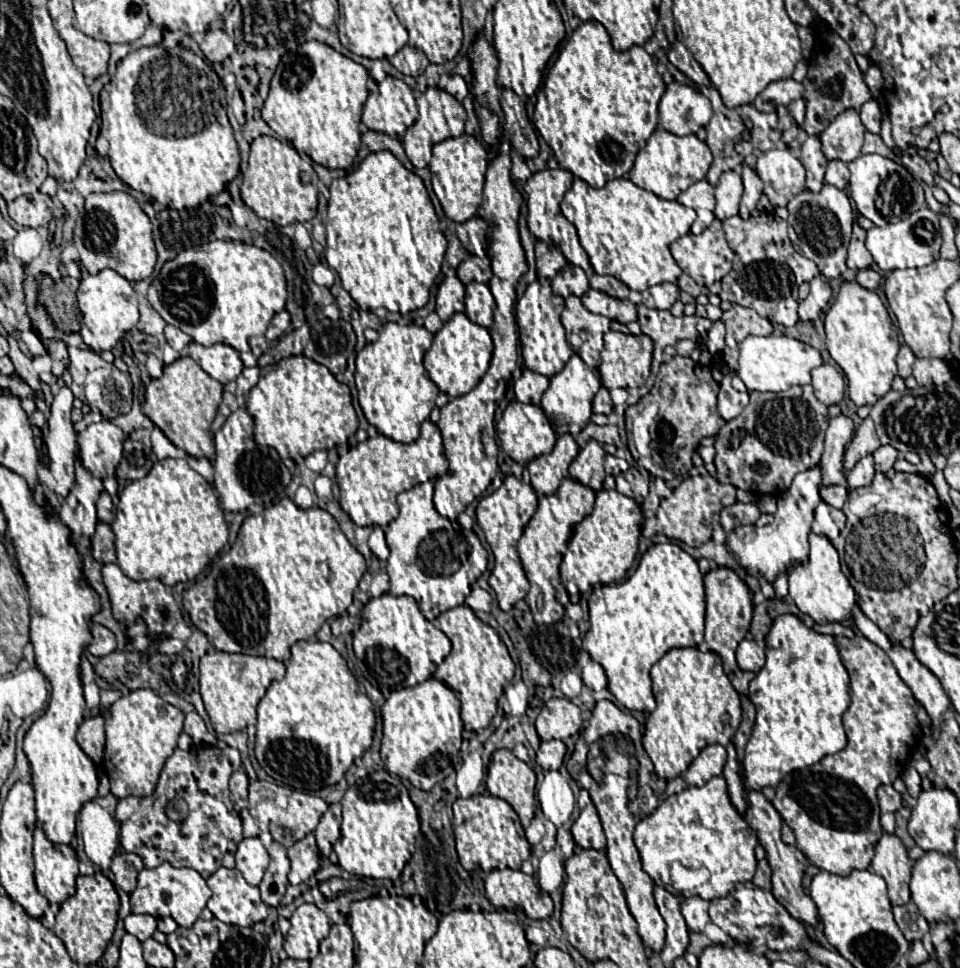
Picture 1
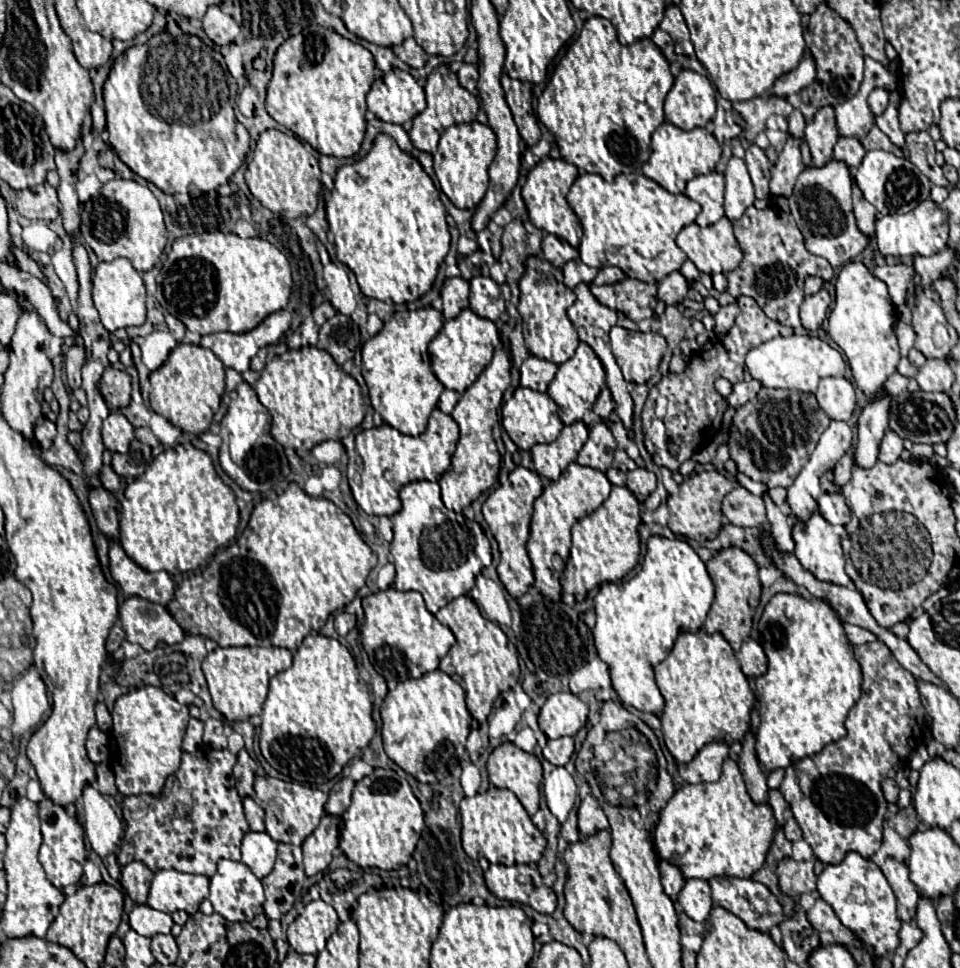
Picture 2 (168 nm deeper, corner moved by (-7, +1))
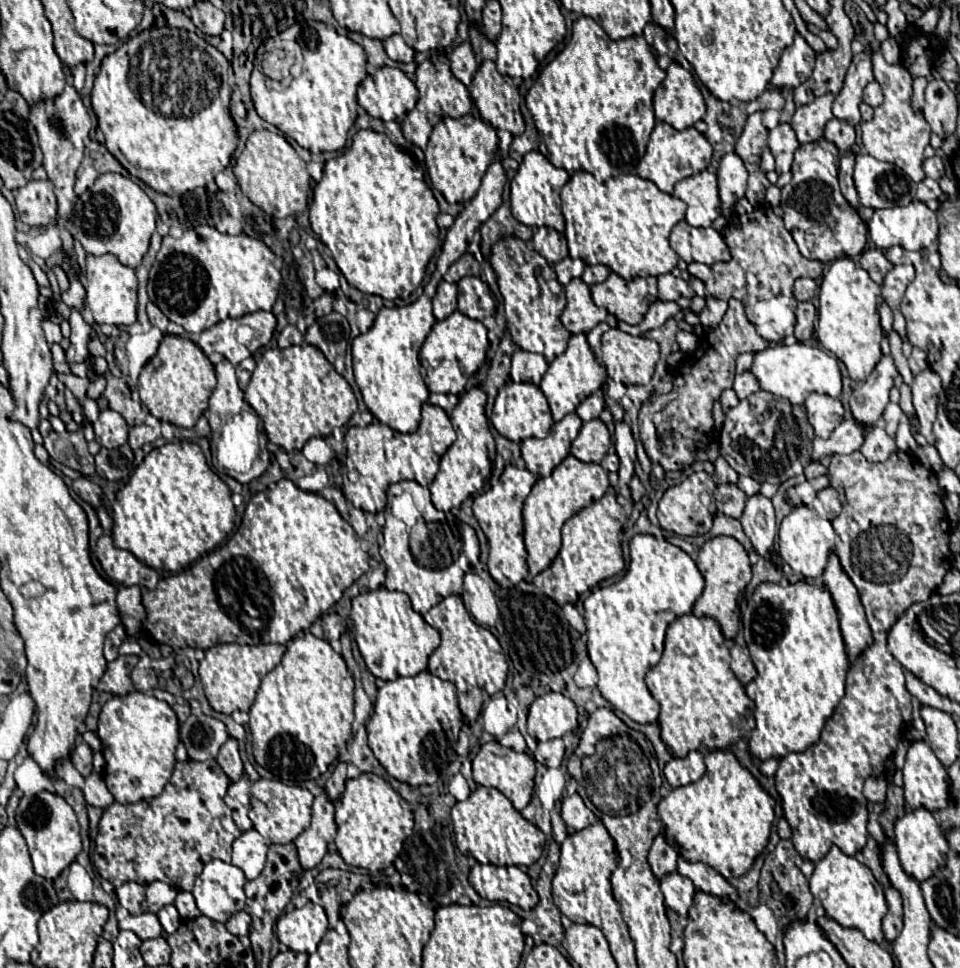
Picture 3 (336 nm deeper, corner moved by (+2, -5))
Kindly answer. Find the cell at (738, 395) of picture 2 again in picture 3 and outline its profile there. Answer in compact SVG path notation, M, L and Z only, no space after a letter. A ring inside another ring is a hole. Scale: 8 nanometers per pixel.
M747 370L747 372L743 372L743 374L737 374L737 376L735 376L733 390L737 392L739 400L743 400L743 398L747 398L749 394L753 394L753 392L757 392L757 390L759 390L759 382L757 382L755 374L753 374L751 370Z

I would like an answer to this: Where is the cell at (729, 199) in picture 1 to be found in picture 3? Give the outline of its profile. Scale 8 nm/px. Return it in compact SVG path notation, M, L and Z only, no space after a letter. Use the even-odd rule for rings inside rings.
M729 152L721 158L717 178L719 178L719 196L721 196L721 210L723 216L731 216L735 200L745 196L747 188L747 170L741 158L735 152Z

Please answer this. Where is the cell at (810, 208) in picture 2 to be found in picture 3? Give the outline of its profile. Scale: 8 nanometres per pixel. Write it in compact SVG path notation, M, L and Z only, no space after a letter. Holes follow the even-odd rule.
M821 138L821 142L811 142L799 146L791 166L793 178L781 188L781 208L785 210L785 228L791 232L799 246L799 252L809 260L833 262L837 258L857 256L863 252L867 242L867 224L861 220L857 210L839 192L837 170L839 170L839 150L833 142Z

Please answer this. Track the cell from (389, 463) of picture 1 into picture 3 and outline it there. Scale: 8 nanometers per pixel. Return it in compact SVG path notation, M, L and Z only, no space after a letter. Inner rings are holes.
M423 404L423 420L419 428L411 434L399 434L389 426L373 420L371 424L359 428L351 426L345 432L345 448L355 470L359 472L359 482L345 480L343 494L355 508L367 512L381 512L385 508L385 490L399 480L415 480L421 486L429 486L439 470L439 460L447 448L455 442L455 430L449 416L441 406Z

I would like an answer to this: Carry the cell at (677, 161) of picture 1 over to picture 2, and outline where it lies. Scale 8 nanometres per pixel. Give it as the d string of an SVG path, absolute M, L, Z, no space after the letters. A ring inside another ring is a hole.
M664 122L654 134L652 134L652 146L650 146L650 158L642 166L642 172L646 178L658 182L664 190L672 194L682 194L686 184L700 176L700 174L710 174L718 160L720 160L720 146L716 138L706 132L704 128L694 128L690 132L676 128L670 122Z

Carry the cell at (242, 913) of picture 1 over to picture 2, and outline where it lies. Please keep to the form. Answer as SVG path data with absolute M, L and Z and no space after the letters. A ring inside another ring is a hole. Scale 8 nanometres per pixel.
M220 860L216 874L210 878L210 896L214 912L224 916L228 922L252 922L258 914L264 914L264 890L260 880L242 864L234 860Z

